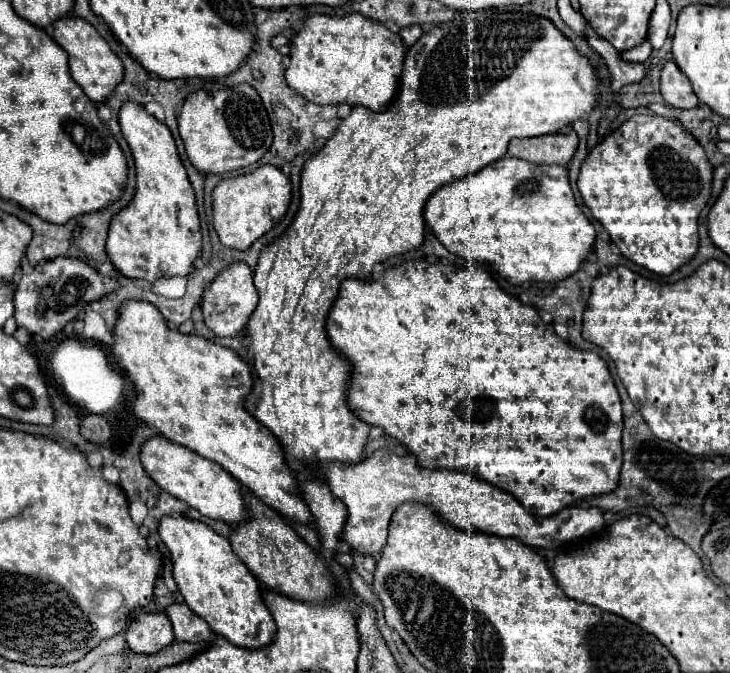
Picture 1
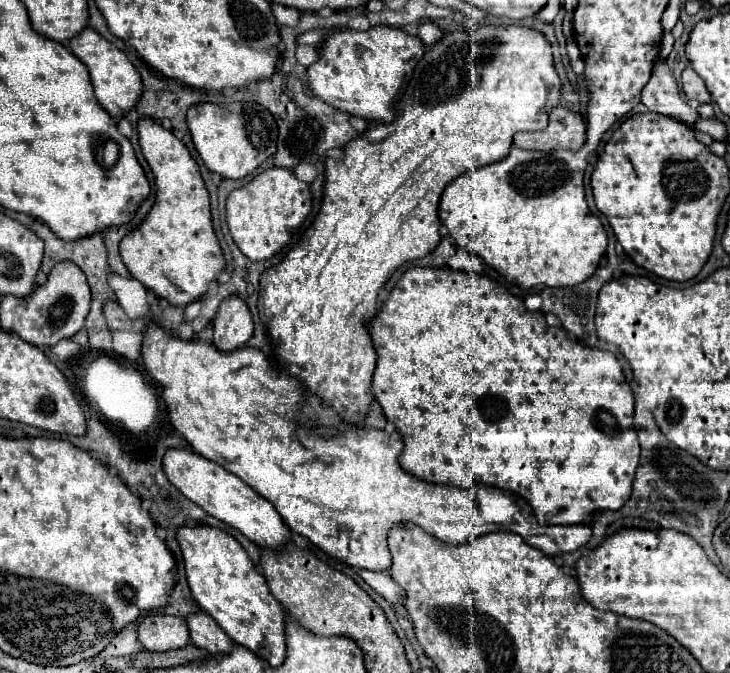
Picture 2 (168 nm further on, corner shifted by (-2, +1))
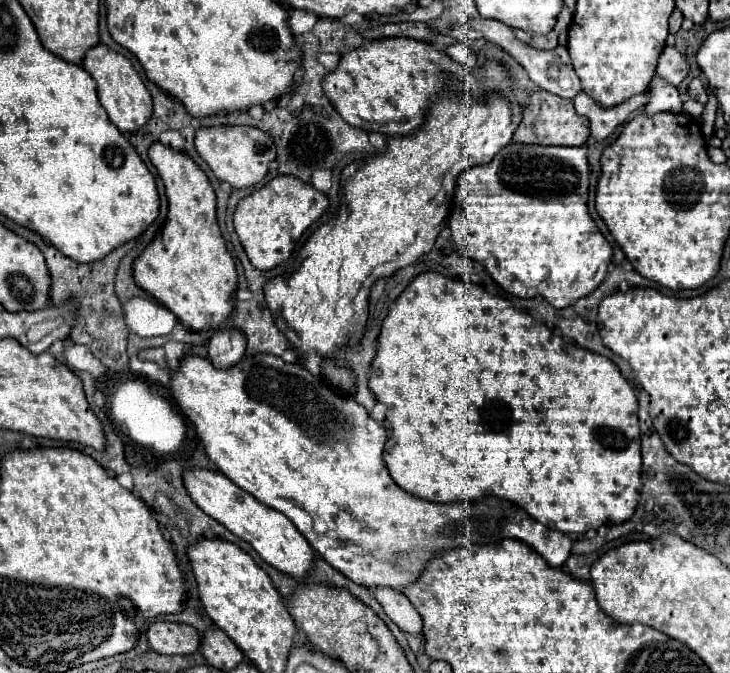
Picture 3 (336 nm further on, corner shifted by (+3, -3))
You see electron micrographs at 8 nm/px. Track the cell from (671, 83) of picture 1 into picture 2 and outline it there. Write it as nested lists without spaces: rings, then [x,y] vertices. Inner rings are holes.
[[[687,67],[681,73],[681,89],[685,93],[687,99],[697,101],[697,103],[711,103],[711,95],[703,83],[703,79],[699,75],[695,75],[695,71],[691,67]]]

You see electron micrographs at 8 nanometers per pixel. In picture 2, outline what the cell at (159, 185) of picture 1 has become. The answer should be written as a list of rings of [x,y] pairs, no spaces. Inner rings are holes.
[[[141,117],[137,123],[139,133],[139,145],[143,151],[145,161],[151,167],[151,173],[155,177],[155,203],[147,217],[123,237],[119,245],[121,259],[125,267],[129,269],[131,277],[141,281],[149,291],[153,291],[157,297],[163,297],[171,301],[171,305],[185,307],[187,303],[199,299],[207,291],[207,283],[215,281],[217,273],[223,271],[225,259],[221,253],[221,247],[217,243],[217,237],[211,227],[211,209],[209,209],[209,193],[205,189],[205,183],[199,175],[197,163],[191,159],[187,147],[173,135],[173,131],[167,131],[151,117]]]

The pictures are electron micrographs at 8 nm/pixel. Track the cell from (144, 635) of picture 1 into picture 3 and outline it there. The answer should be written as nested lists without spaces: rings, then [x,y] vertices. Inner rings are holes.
[[[152,623],[148,629],[148,643],[156,653],[190,655],[200,649],[202,635],[184,623]]]

